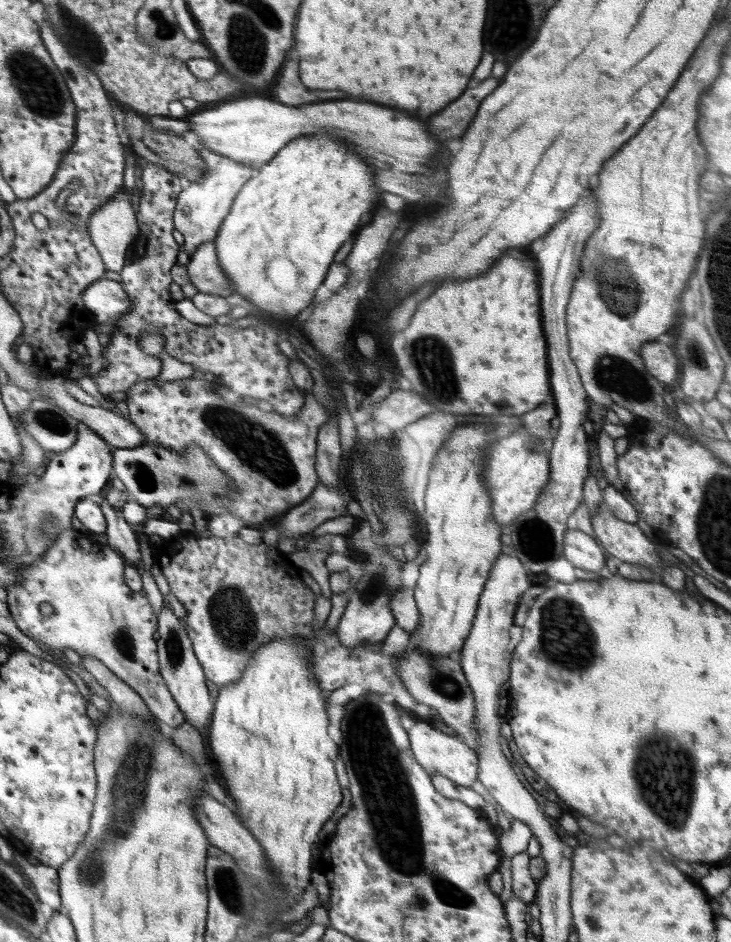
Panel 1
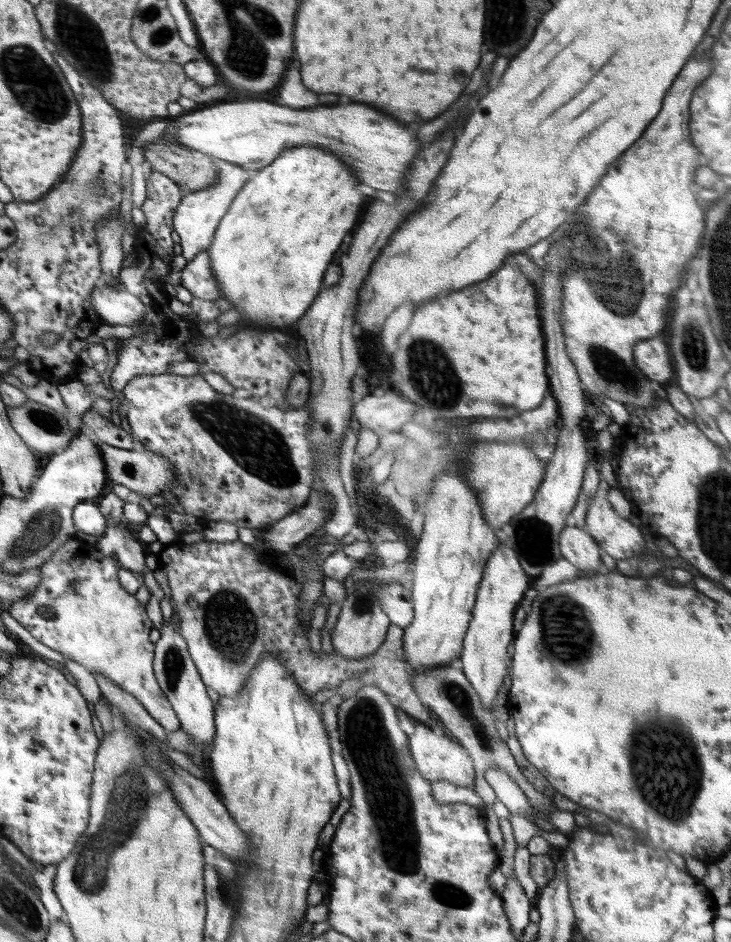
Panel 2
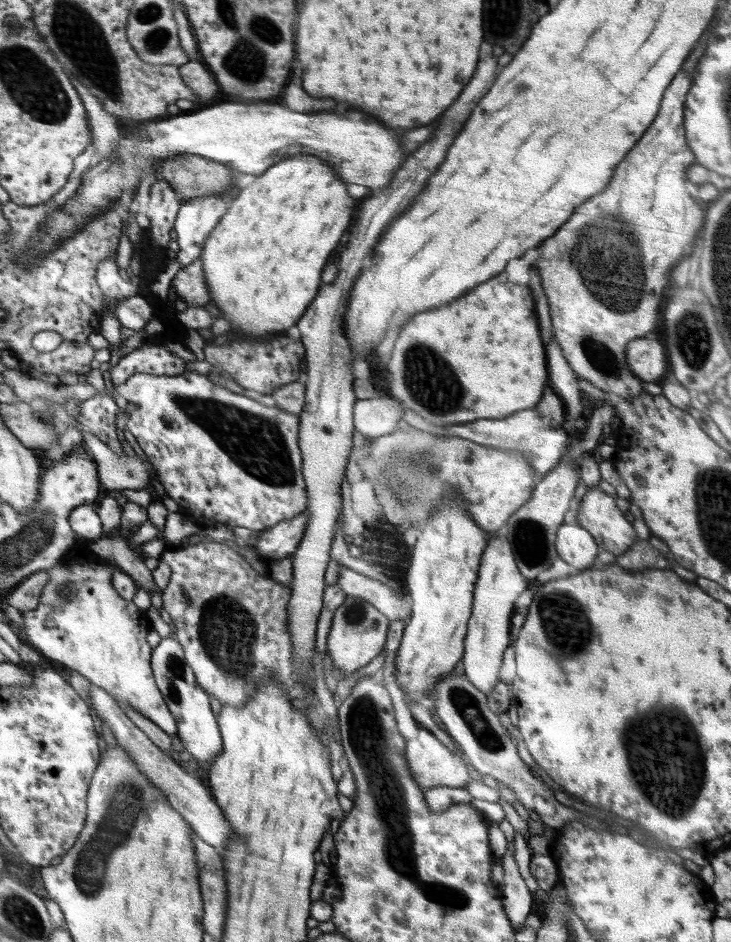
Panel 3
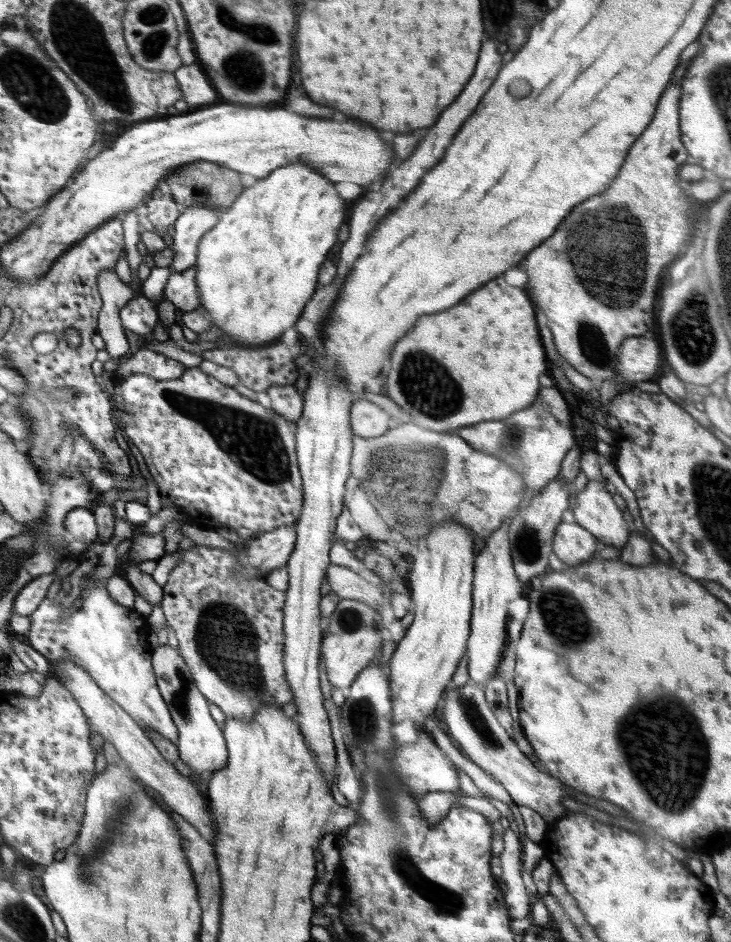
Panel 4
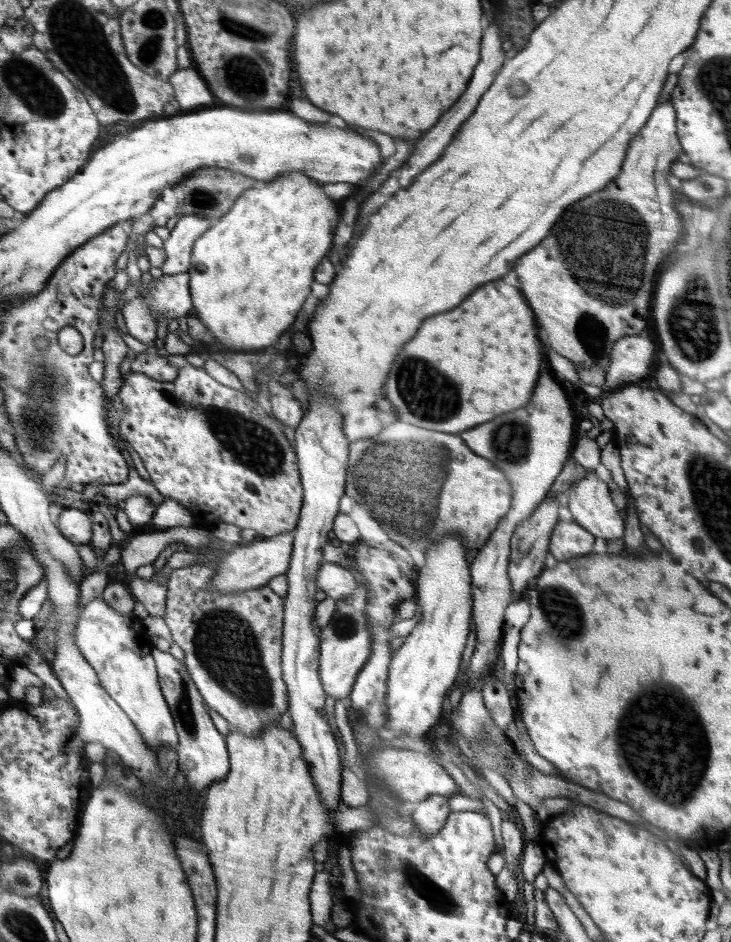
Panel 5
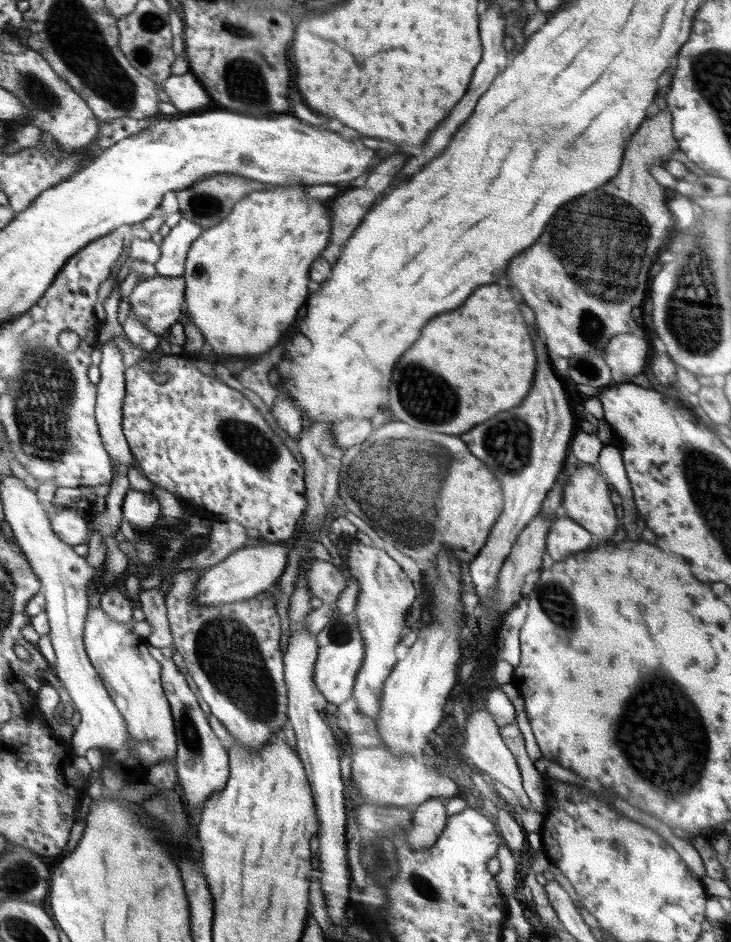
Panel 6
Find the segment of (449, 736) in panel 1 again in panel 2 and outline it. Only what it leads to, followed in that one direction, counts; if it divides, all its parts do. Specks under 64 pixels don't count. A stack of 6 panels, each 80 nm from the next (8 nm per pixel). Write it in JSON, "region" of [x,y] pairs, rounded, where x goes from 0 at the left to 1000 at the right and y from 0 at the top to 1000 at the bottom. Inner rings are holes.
{"region":[[[566,768],[566,778],[560,781],[560,794],[570,818],[588,831],[611,828],[624,834],[646,835],[650,826],[650,815],[635,795],[617,781],[599,781],[596,776],[585,771]]]}

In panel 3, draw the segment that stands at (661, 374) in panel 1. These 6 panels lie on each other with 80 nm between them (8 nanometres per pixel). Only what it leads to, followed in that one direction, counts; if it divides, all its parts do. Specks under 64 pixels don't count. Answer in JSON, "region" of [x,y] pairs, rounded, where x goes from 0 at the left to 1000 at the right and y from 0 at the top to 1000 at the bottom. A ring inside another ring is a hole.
{"region":[[[906,359],[863,361],[856,368],[855,383],[876,403],[903,406],[911,400],[912,375]]]}

